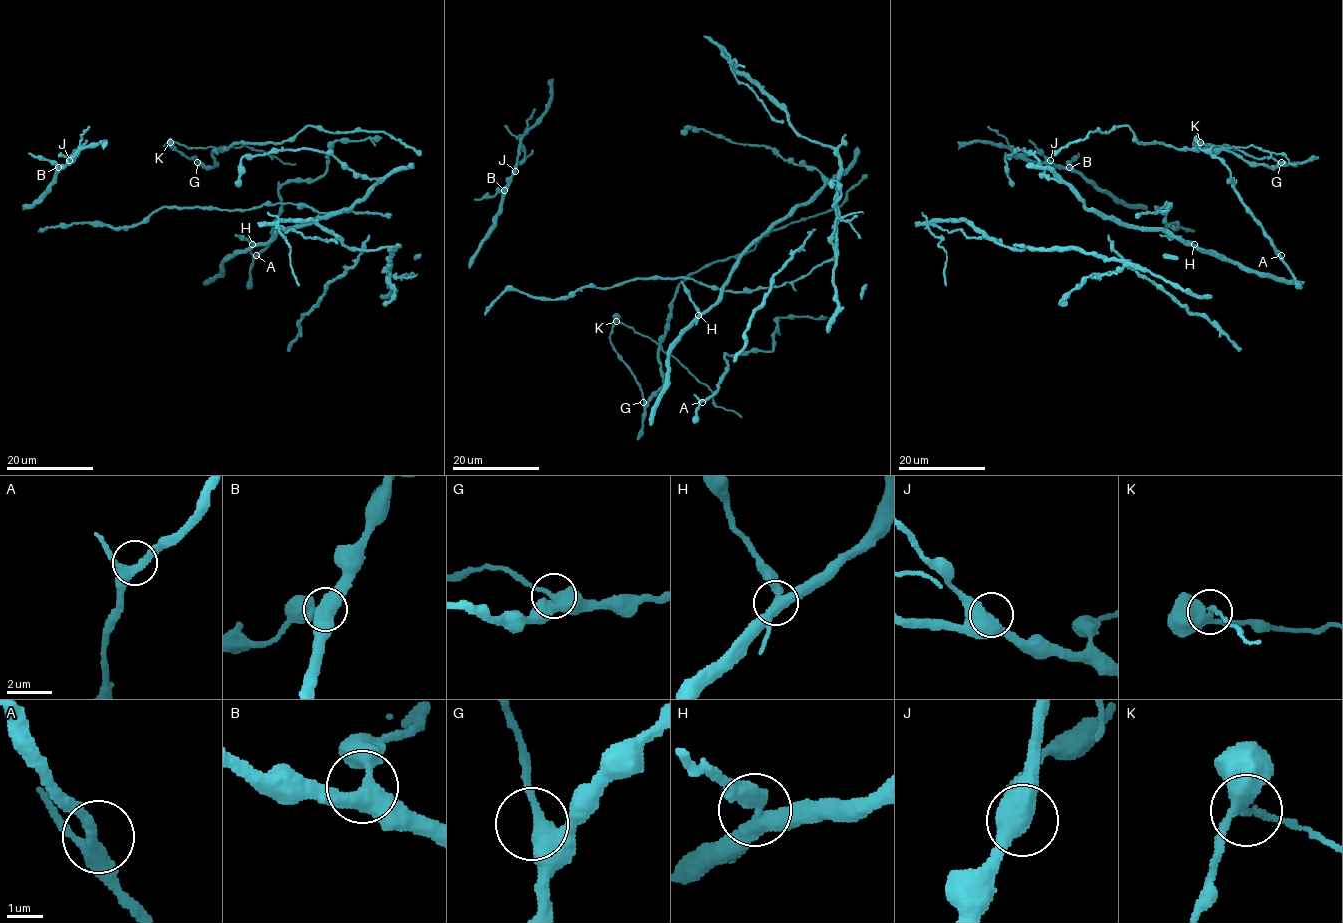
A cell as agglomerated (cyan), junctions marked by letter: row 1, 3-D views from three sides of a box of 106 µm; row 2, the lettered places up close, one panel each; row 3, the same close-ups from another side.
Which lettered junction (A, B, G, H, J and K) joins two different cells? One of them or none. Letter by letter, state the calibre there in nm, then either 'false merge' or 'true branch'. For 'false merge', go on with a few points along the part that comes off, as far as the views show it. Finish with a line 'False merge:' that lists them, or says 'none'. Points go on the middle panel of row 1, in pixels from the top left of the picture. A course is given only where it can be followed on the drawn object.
A: 360 nm | true branch
B: 480 nm | true branch
G: 400 nm | true branch
H: 400 nm | true branch
J: 460 nm | true branch
K: 360 nm | false merge | (616, 321), (651, 337), (704, 383), (716, 405), (741, 417)
False merge: K

